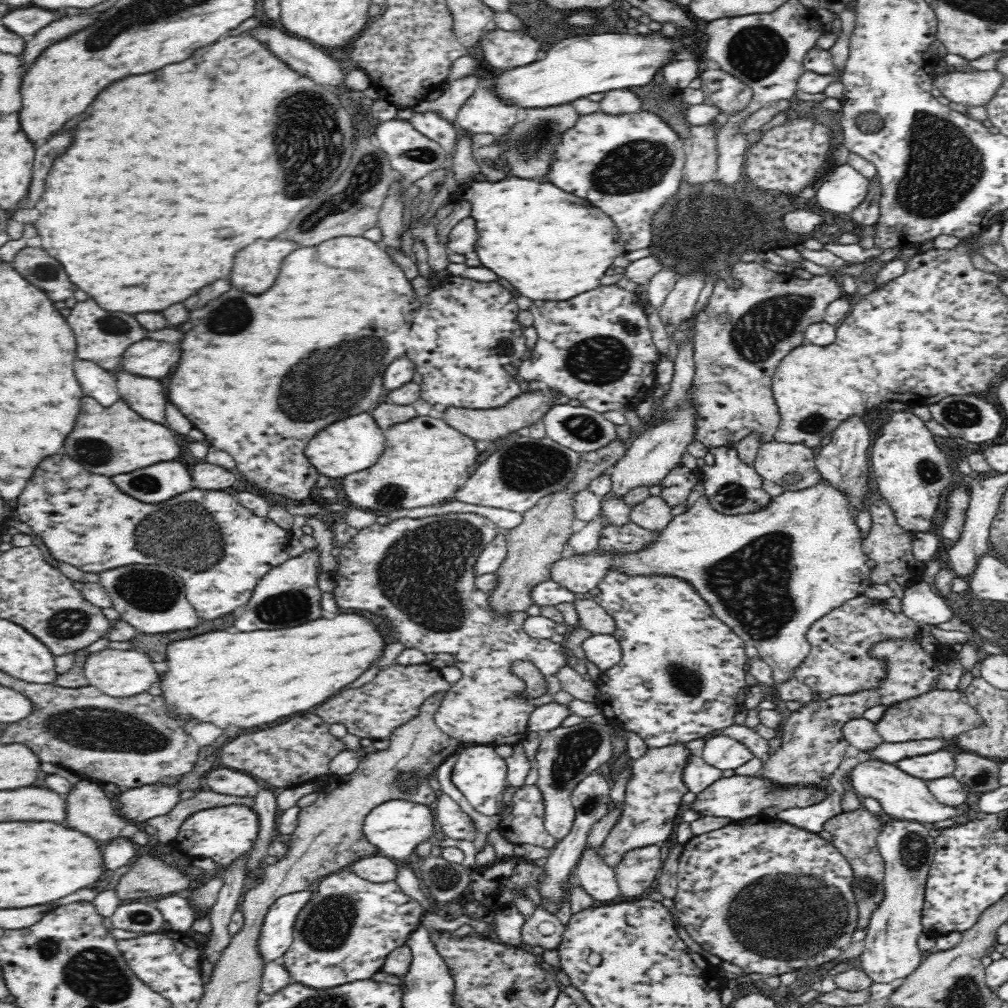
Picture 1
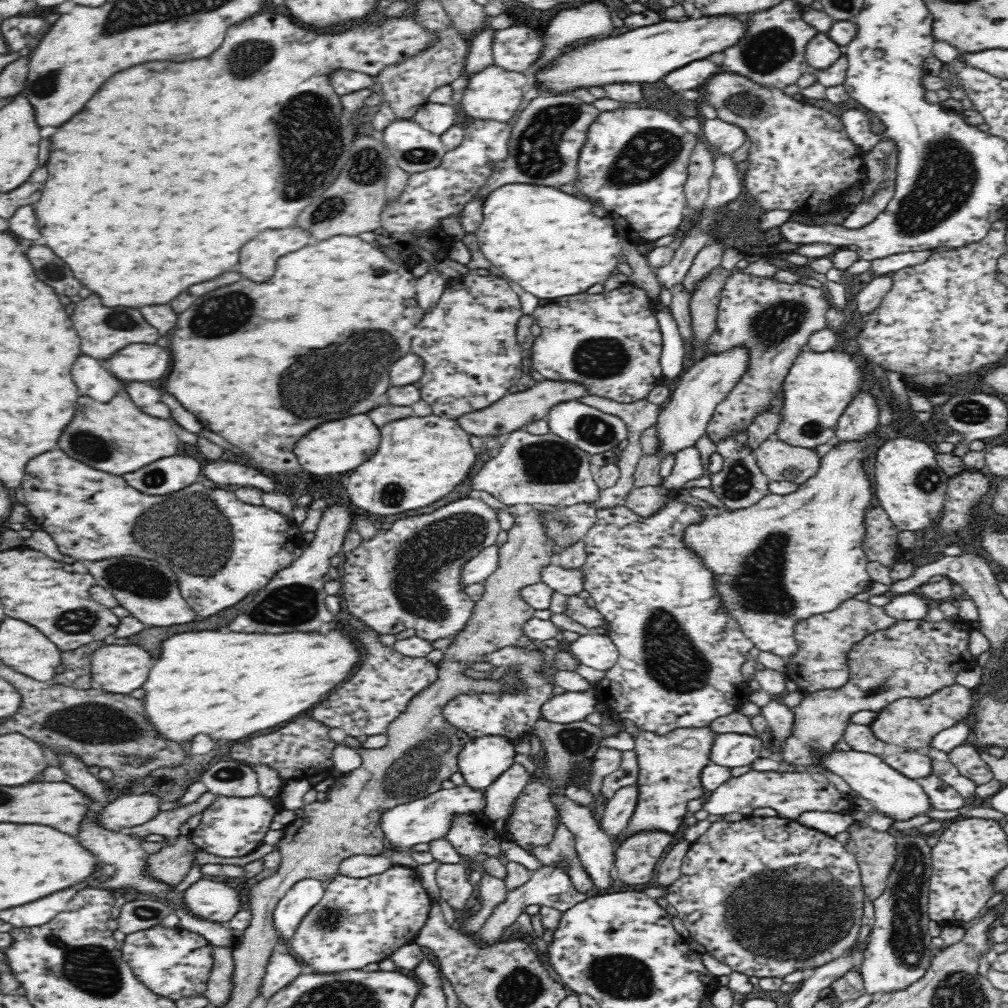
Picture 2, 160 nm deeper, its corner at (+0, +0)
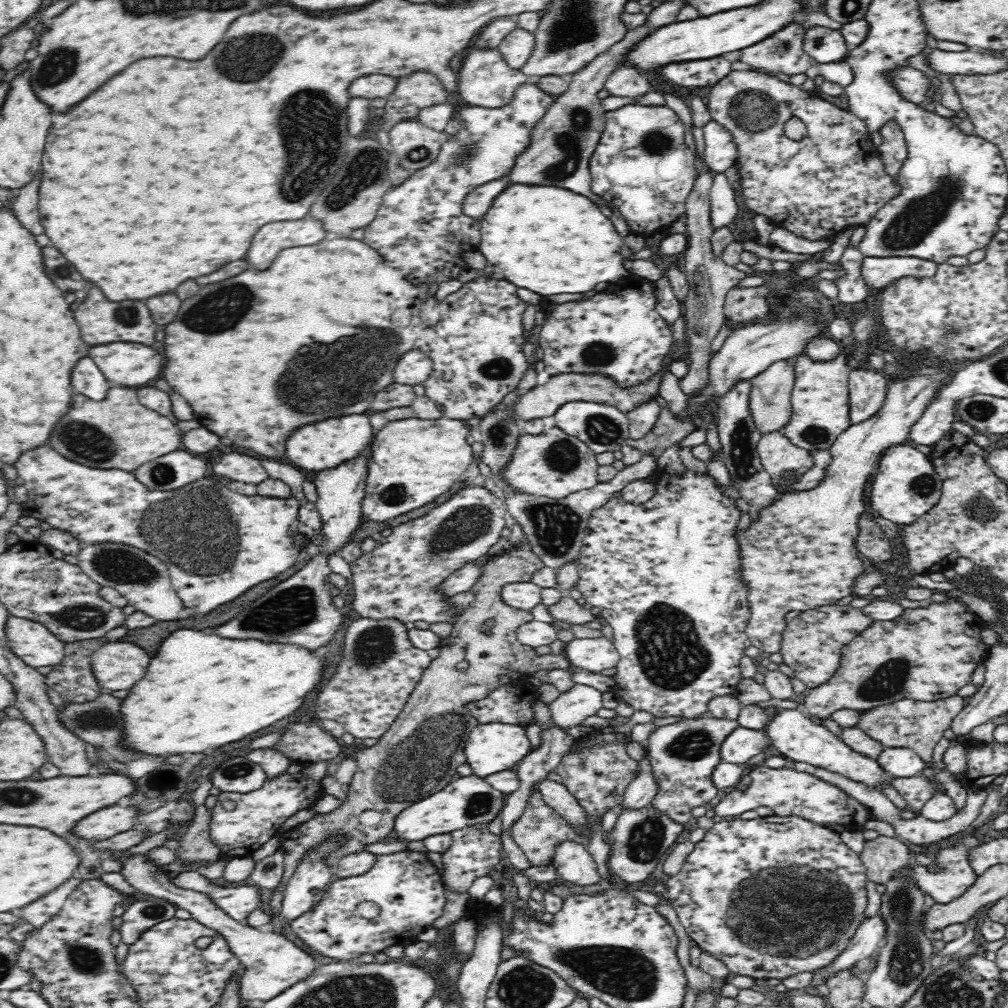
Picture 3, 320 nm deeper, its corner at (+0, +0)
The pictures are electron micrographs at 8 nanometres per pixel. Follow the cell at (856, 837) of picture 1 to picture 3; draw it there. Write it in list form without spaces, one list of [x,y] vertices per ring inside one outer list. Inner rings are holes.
[[[880,836],[877,840],[865,842],[860,858],[866,867],[868,879],[886,883],[896,870],[907,866],[913,852],[913,847],[897,837]]]

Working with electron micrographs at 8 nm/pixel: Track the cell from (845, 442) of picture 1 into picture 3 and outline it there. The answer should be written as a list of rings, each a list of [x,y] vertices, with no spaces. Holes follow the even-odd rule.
[[[855,369],[849,374],[849,403],[851,424],[874,416],[886,398],[887,376],[874,369]]]

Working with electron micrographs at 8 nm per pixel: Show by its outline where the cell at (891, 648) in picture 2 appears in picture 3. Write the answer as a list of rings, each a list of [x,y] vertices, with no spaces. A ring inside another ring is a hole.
[[[945,596],[944,602],[932,602],[926,607],[906,608],[892,620],[873,621],[841,648],[838,670],[830,680],[806,692],[804,706],[813,720],[814,717],[828,717],[840,709],[860,712],[905,699],[933,702],[956,695],[962,686],[971,683],[972,673],[987,658],[989,646],[982,642],[981,635],[985,627],[978,615],[952,596]]]

